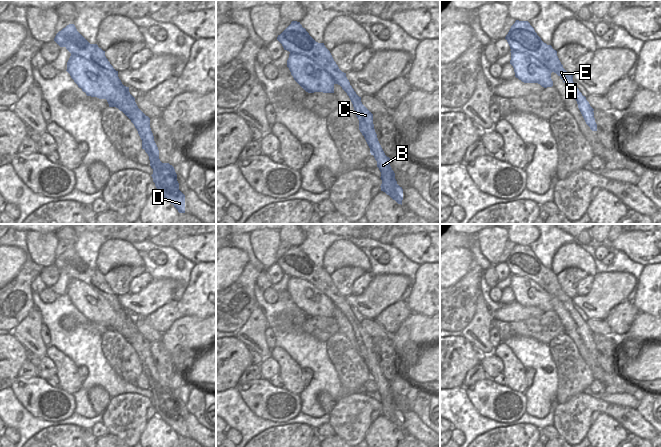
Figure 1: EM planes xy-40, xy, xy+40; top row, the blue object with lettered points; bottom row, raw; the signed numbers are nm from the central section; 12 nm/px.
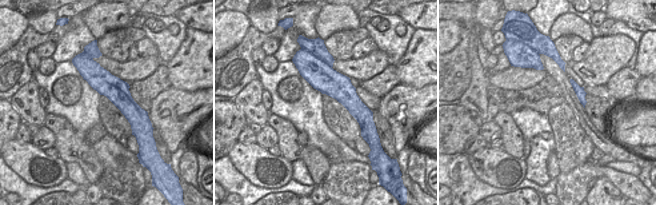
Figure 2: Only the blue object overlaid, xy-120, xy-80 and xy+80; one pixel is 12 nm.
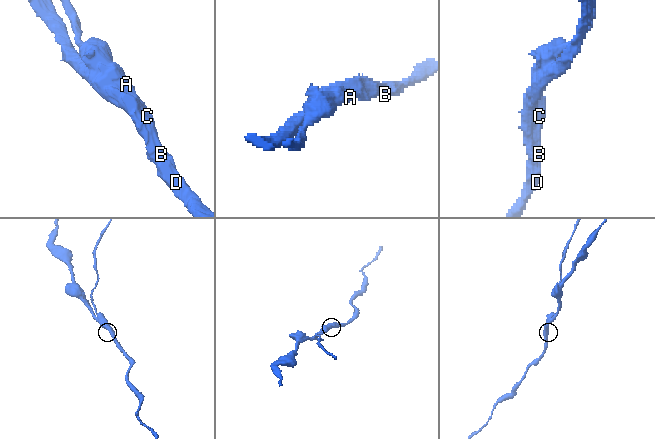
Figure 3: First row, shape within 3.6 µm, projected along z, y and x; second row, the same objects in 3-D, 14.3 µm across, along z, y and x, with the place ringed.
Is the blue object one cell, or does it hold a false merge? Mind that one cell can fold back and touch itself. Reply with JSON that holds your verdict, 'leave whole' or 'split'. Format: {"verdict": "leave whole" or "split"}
{"verdict": "split"}

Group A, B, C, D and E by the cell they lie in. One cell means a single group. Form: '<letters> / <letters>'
A / B C D E

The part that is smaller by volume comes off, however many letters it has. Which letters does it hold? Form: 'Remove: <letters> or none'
Remove: A

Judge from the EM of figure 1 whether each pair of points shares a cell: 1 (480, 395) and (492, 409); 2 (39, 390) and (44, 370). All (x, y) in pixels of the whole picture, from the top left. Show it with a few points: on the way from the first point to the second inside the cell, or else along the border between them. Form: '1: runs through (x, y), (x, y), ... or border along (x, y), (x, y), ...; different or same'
1: runs through (483, 398), (491, 406); same
2: border along (37, 375), (45, 380); different

